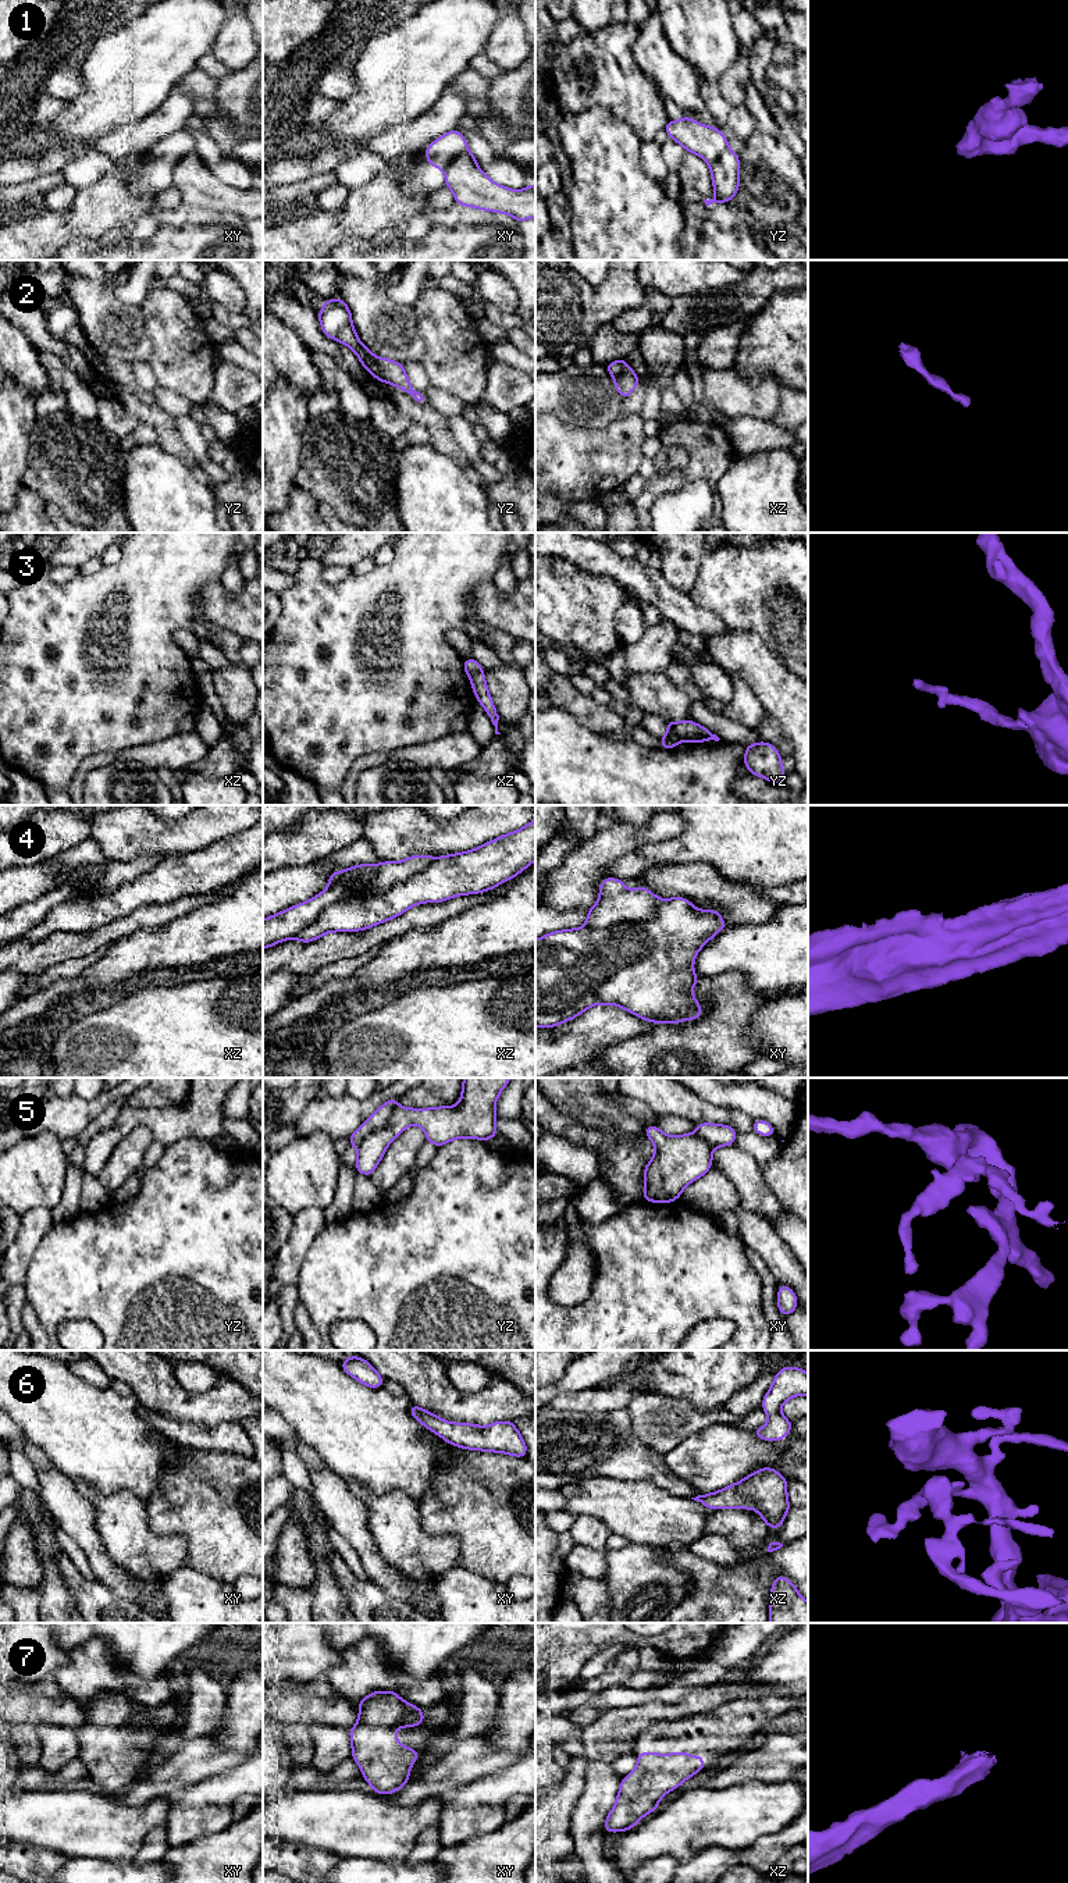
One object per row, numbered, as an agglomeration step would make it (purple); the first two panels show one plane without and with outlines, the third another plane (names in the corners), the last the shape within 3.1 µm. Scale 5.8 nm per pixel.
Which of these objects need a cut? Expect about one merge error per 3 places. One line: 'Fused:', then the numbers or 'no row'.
Fused: 1, 4, 5

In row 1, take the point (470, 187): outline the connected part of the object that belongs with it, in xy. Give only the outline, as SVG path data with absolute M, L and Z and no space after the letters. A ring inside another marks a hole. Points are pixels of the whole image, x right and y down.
M467 149L458 153L445 170L445 185L453 192L455 203L510 214L517 223L535 217L535 185L513 191L491 181L477 165L476 156Z

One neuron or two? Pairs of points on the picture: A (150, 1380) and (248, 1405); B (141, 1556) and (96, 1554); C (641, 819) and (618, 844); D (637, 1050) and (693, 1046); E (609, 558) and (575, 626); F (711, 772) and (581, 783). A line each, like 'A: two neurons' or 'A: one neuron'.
A: one neuron
B: two neurons
C: two neurons
D: one neuron
E: two neurons
F: one neuron

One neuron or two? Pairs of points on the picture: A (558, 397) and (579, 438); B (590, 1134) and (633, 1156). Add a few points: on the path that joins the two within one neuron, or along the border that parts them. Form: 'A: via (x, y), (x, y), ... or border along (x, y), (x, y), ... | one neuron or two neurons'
A: border along (549, 412), (573, 426), (604, 427) | two neurons
B: via (601, 1142), (622, 1156) | one neuron

